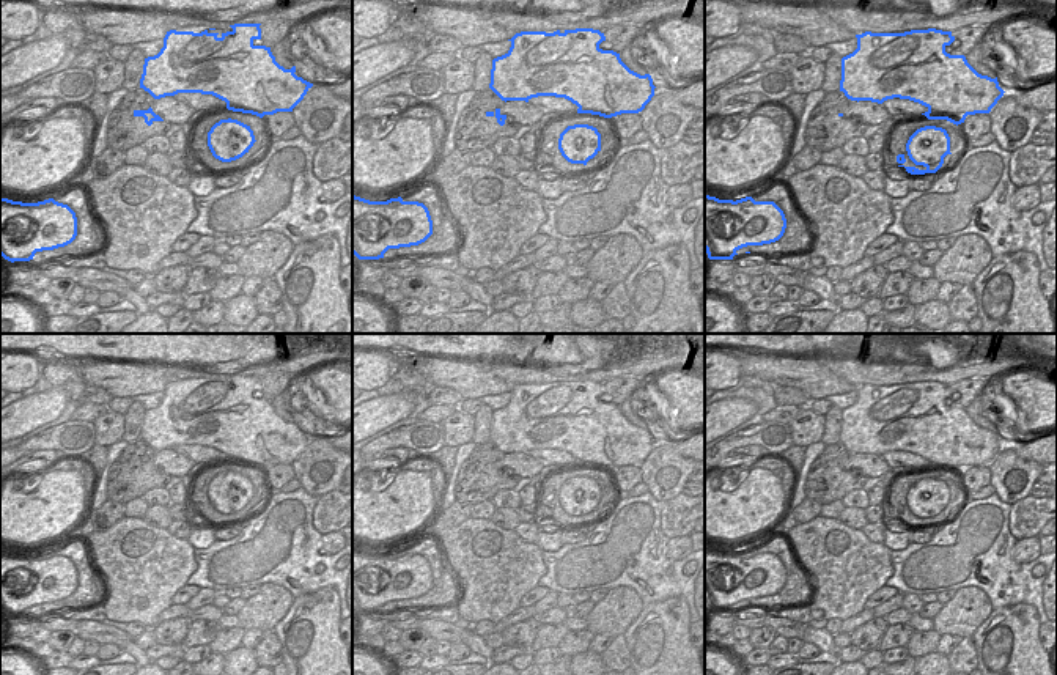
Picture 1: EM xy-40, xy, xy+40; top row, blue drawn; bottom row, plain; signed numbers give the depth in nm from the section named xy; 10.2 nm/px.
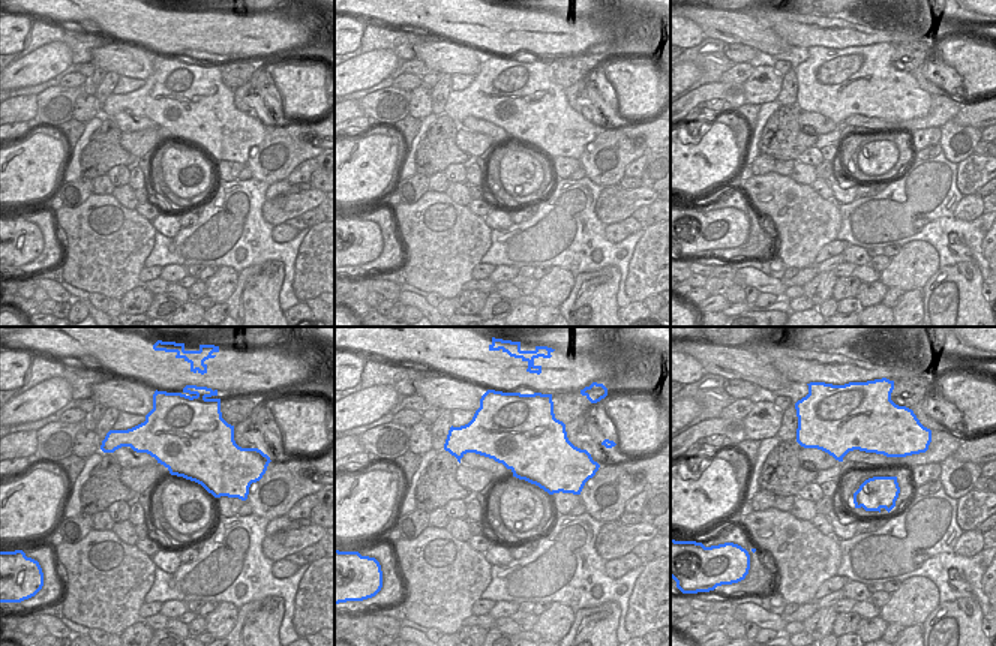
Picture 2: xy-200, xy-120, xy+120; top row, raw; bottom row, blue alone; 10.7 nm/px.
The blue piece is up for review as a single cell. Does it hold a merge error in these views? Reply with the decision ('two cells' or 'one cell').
two cells

